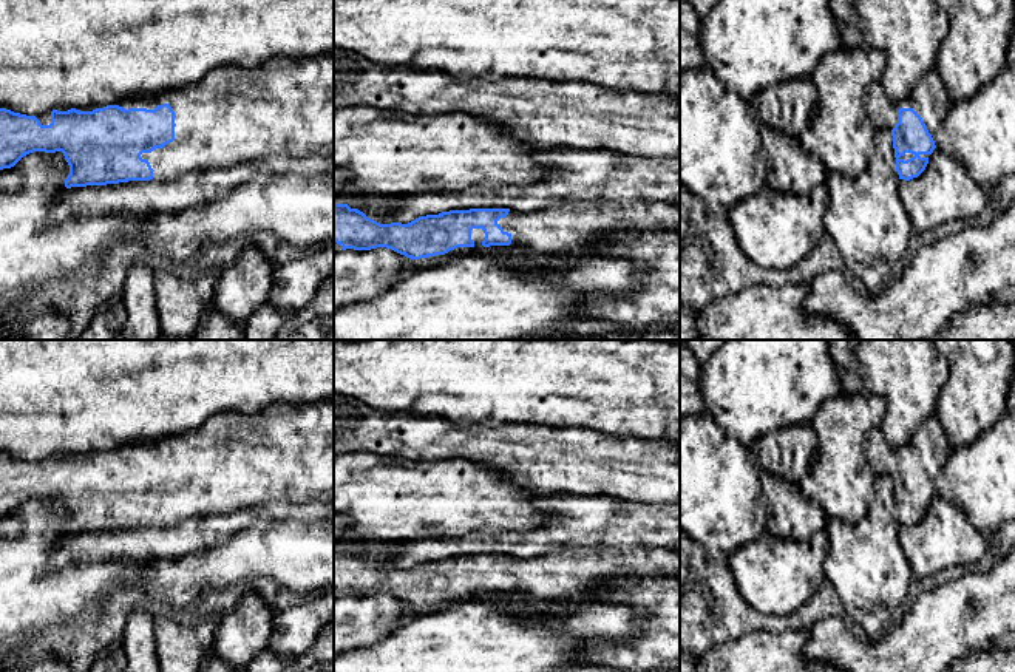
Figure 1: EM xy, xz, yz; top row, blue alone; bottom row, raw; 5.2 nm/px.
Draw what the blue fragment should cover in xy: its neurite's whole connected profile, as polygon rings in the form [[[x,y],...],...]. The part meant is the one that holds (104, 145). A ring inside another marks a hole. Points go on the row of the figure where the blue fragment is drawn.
[[[334,54],[273,57],[255,68],[224,65],[195,83],[107,107],[57,108],[37,116],[0,108],[0,170],[34,151],[63,153],[70,165],[66,188],[165,181],[273,154],[334,158]]]

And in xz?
[[[357,192],[334,195],[334,252],[386,247],[414,261],[431,263],[471,255],[490,246],[522,246],[538,253],[561,253],[589,249],[615,233],[653,232],[658,227],[680,232],[680,205],[669,202],[592,205],[564,201],[552,209],[524,213],[510,209],[470,209],[419,216],[408,224],[380,224],[377,219],[389,215],[397,199],[399,196]]]

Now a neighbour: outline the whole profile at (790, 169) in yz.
[[[763,125],[760,139],[766,156],[766,187],[785,193],[808,195],[825,182],[828,176],[825,167],[802,148],[797,137]]]

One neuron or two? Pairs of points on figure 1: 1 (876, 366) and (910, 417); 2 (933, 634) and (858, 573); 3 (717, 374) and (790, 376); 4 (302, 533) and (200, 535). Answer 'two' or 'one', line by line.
1: one
2: two
3: one
4: two

